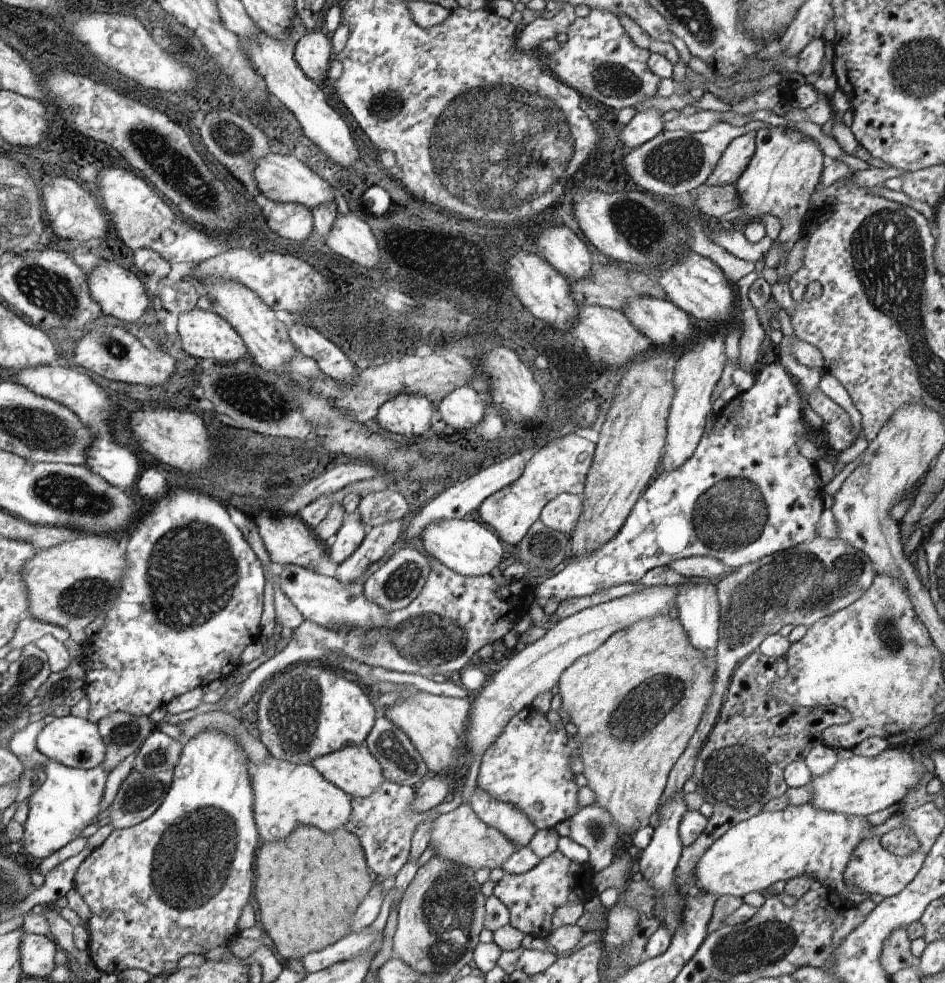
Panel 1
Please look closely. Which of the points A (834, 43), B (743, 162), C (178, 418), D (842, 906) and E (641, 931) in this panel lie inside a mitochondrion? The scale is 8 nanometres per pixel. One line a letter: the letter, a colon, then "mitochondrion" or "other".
A: other
B: other
C: other
D: other
E: other

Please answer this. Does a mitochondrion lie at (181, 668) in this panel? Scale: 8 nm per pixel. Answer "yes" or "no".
no

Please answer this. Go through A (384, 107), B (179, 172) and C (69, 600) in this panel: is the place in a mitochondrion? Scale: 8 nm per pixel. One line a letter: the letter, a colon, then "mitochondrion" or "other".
A: mitochondrion
B: mitochondrion
C: mitochondrion

